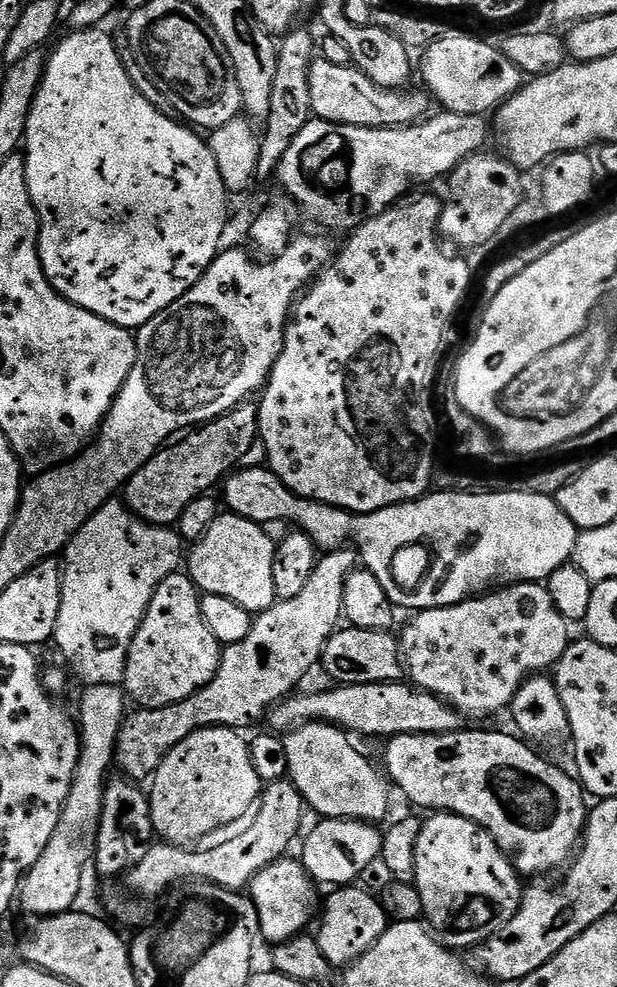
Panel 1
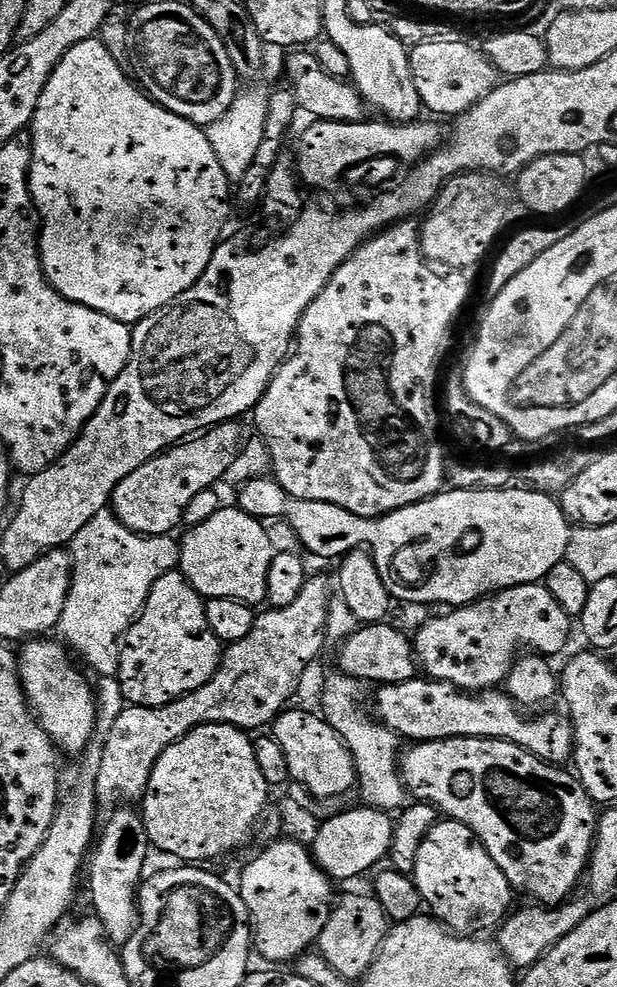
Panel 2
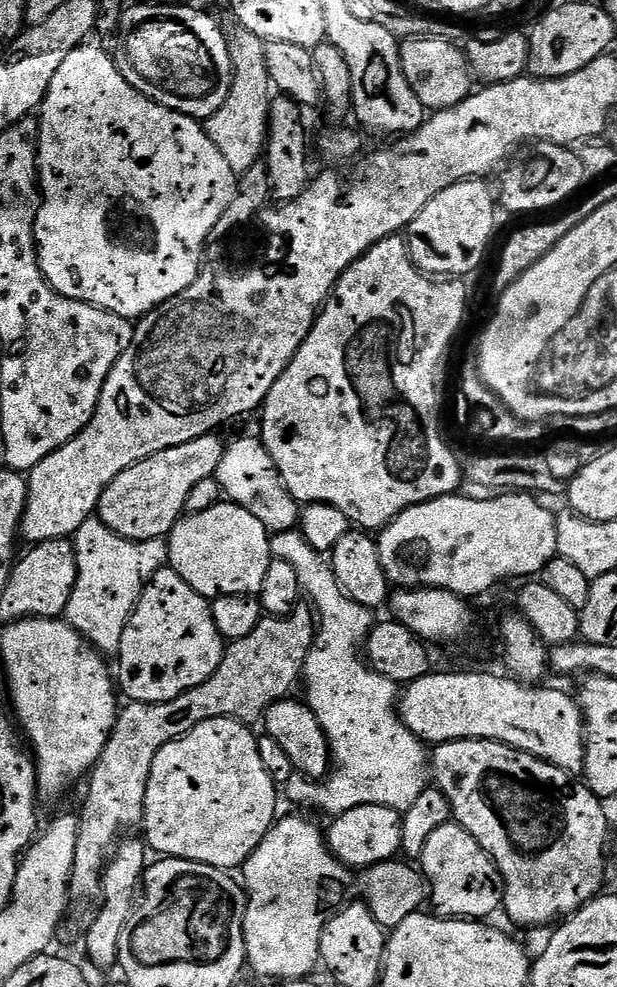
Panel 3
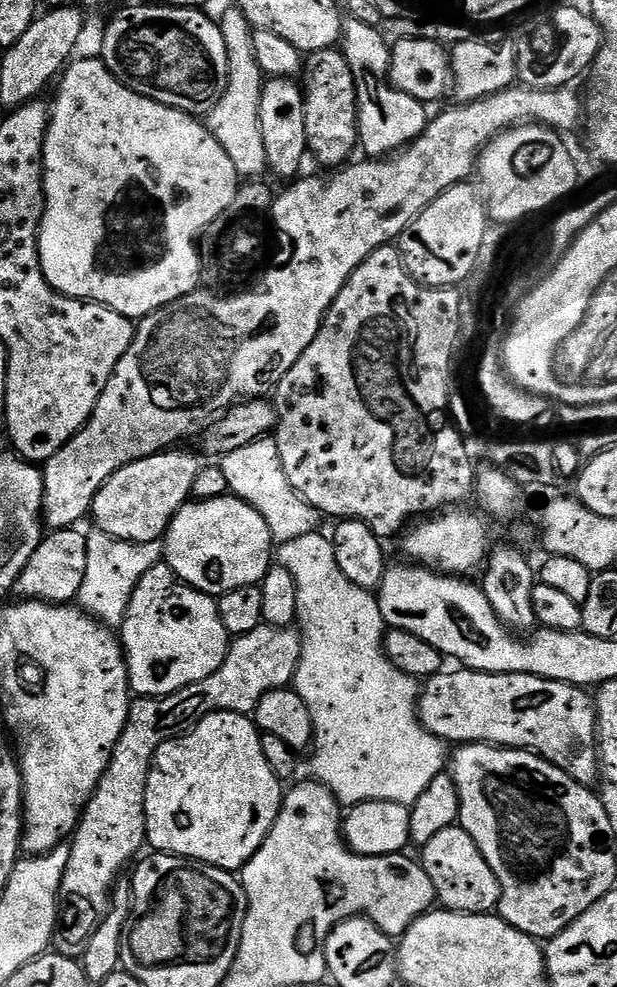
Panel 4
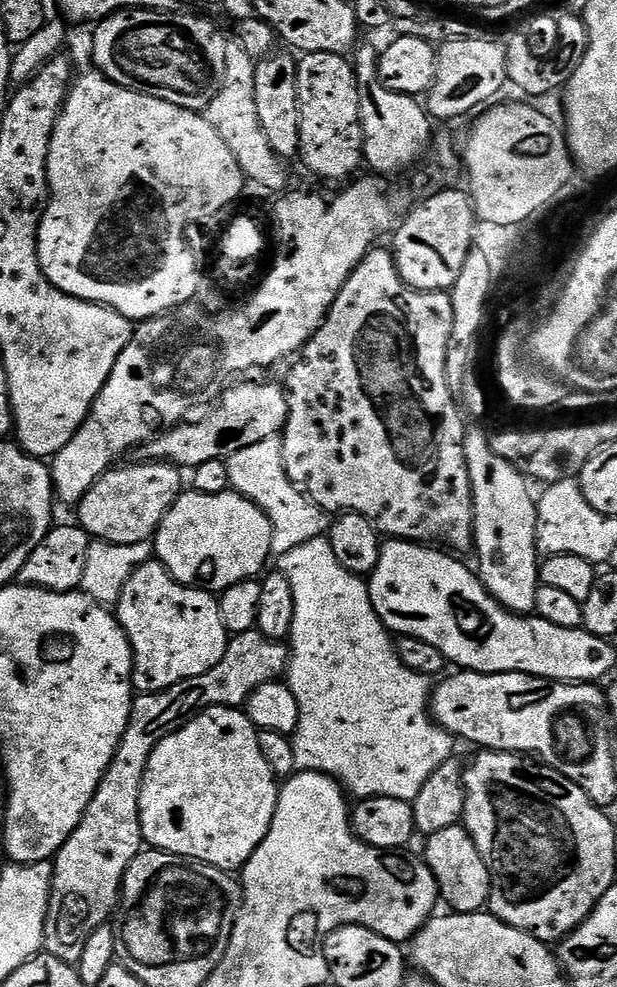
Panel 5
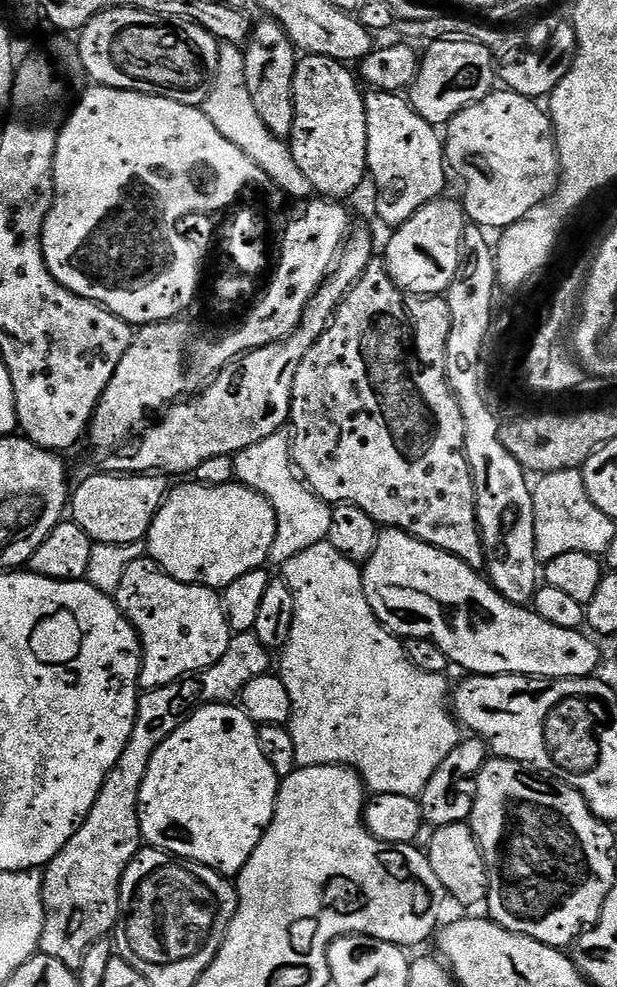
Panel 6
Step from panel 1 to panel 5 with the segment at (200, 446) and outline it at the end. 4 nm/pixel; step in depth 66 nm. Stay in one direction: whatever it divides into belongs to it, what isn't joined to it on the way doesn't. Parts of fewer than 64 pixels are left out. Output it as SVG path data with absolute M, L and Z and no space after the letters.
M143 462L129 468L113 467L97 478L94 486L86 490L80 500L78 523L88 531L93 540L105 540L111 544L149 542L160 528L162 518L174 506L182 491L181 469L167 462Z

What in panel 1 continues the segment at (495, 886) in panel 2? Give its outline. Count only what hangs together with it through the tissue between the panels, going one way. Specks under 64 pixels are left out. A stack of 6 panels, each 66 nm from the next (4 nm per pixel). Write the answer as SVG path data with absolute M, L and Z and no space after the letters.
M432 814L429 817L429 820L423 821L416 847L416 883L414 886L422 898L422 906L427 919L456 920L463 912L465 918L468 919L464 928L455 928L452 924L438 925L434 928L434 939L449 950L475 949L494 934L498 934L498 930L502 930L502 926L506 926L506 922L510 922L510 918L518 914L524 897L525 885L522 883L520 873L508 861L508 856L498 846L498 842L494 842L492 835L482 826L478 826L472 820L451 814Z

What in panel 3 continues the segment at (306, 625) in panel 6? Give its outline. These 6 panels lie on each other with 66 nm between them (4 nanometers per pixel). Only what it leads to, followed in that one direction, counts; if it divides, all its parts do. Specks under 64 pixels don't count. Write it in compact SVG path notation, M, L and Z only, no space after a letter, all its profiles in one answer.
M293 530L290 532L278 532L271 537L272 541L272 554L275 559L285 560L290 562L290 566L294 566L294 571L298 573L300 579L300 586L305 597L308 596L311 607L314 609L315 619L318 621L316 625L316 641L312 643L312 649L310 654L306 658L304 663L304 670L302 673L302 684L308 687L308 696L306 695L306 703L308 709L314 714L314 718L318 718L318 722L322 726L322 730L326 734L328 739L328 750L330 753L330 760L334 767L331 769L330 775L327 777L326 783L328 783L328 792L323 788L323 783L313 782L311 779L305 778L299 774L293 775L290 781L290 787L287 789L288 796L296 804L320 804L320 808L324 812L329 812L329 817L335 818L340 816L346 810L354 810L358 806L366 806L367 804L373 804L374 806L390 806L395 808L397 812L404 813L404 811L410 806L414 806L414 798L418 798L418 794L423 792L426 787L426 781L424 781L424 772L429 771L430 768L430 752L426 747L425 741L422 741L412 733L406 725L400 721L400 714L398 711L398 686L390 678L386 678L382 674L378 674L370 667L365 660L362 653L365 651L368 636L372 632L372 626L374 623L374 612L373 609L367 608L359 604L357 600L353 600L351 596L342 590L342 586L338 582L338 578L334 574L331 563L325 557L310 544L303 534L303 531Z

